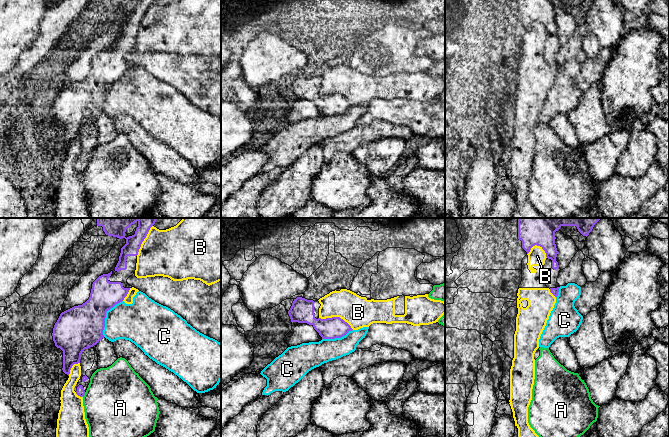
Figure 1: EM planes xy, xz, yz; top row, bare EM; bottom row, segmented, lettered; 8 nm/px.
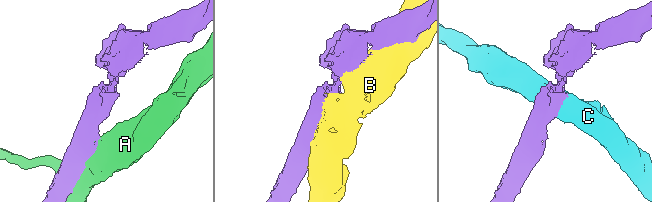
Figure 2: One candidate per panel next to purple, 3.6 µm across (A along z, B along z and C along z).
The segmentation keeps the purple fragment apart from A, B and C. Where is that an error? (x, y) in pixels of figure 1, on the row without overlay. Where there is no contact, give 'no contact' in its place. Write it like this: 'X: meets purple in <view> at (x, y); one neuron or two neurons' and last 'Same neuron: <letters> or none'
A: meets purple in xy at (84, 169); two neurons
B: meets purple in xz at (336, 93); two neurons
C: meets purple in xy at (105, 92); two neurons
Same neuron: none

